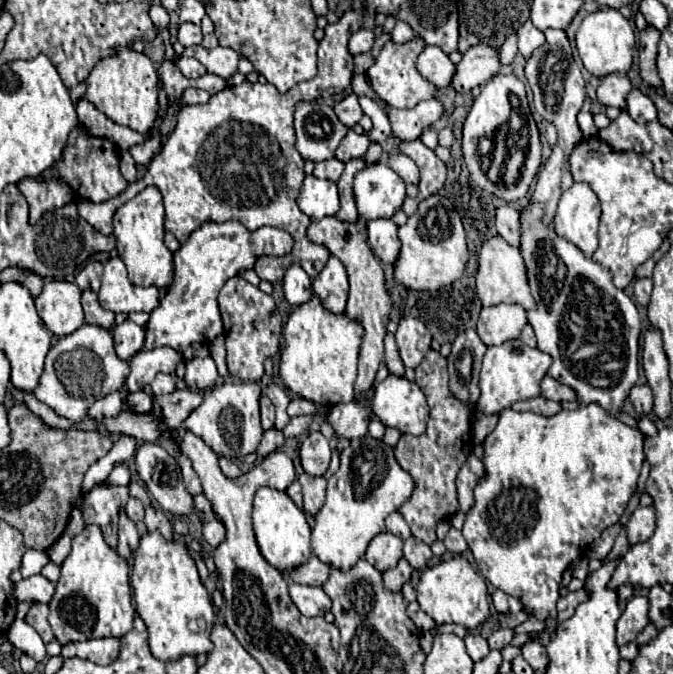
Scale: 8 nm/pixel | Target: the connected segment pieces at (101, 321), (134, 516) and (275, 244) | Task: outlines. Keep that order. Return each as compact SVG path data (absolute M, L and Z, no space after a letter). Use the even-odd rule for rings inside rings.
M93 291L83 293L81 303L83 303L87 325L99 325L99 327L109 329L109 331L115 327L115 313L107 311L107 309L101 309L101 305L97 301L97 295Z
M129 497L129 501L127 501L127 505L125 505L125 513L127 513L127 517L131 519L131 521L141 521L143 519L143 513L145 513L145 509L143 509L143 503L139 501L139 499L135 499L135 497Z
M205 223L195 229L189 239L173 253L175 279L165 299L151 311L145 329L145 349L171 347L185 351L191 343L211 343L223 333L221 317L215 315L215 301L227 279L253 269L263 255L287 255L293 247L293 237L275 227L247 231L241 223Z

